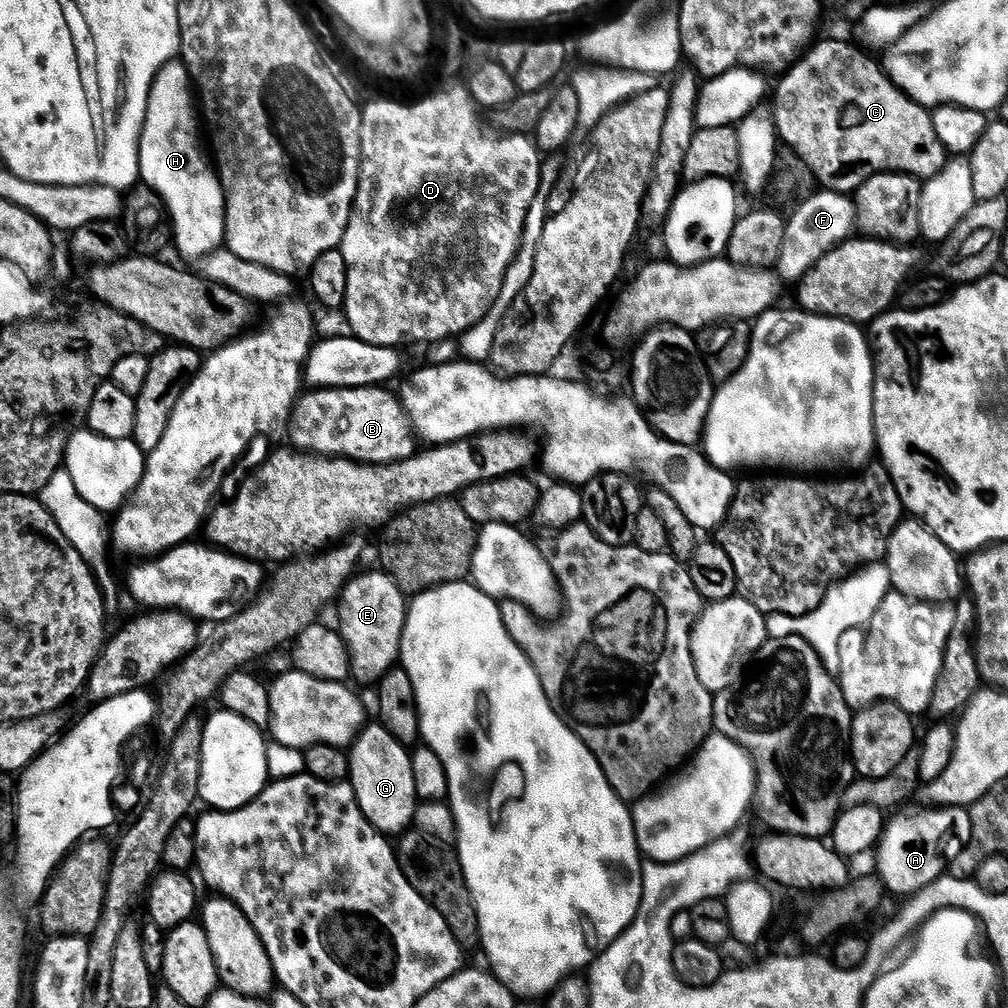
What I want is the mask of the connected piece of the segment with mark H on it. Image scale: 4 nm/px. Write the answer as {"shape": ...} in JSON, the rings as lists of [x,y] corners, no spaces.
{"shape":[[[173,62],[164,64],[162,70],[154,78],[152,89],[148,95],[148,109],[144,118],[144,129],[140,135],[140,180],[147,187],[150,187],[160,195],[160,199],[164,201],[167,219],[170,221],[170,232],[174,237],[174,248],[181,252],[188,260],[203,261],[205,256],[210,256],[215,252],[221,251],[222,245],[225,243],[224,238],[224,188],[220,184],[220,177],[214,171],[213,165],[210,163],[209,153],[200,145],[200,132],[202,136],[202,124],[198,119],[198,108],[194,103],[194,85],[192,77],[188,75],[188,68],[183,62]]]}

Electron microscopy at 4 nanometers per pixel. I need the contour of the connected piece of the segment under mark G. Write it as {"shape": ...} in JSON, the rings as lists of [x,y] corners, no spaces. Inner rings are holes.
{"shape":[[[379,722],[369,723],[350,745],[348,775],[362,814],[376,827],[377,832],[383,832],[389,838],[396,838],[413,827],[418,797],[415,790],[412,757],[409,749],[400,744],[398,738],[394,738],[394,734],[390,734],[390,730],[386,730],[383,724]]]}

